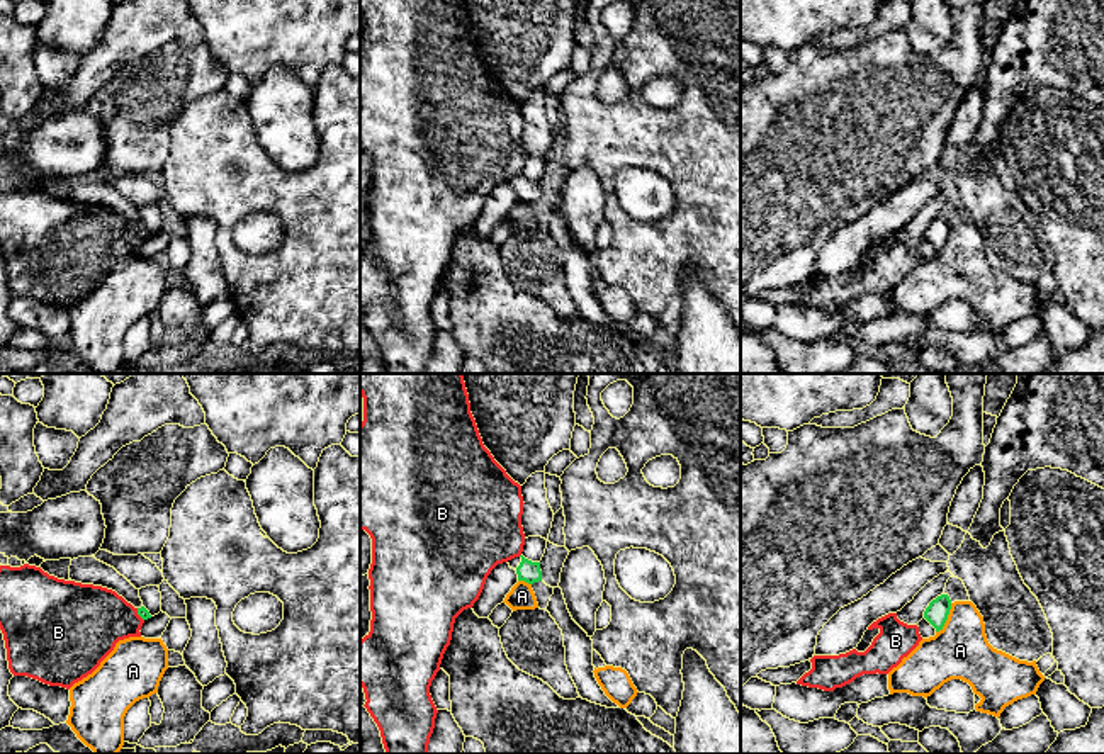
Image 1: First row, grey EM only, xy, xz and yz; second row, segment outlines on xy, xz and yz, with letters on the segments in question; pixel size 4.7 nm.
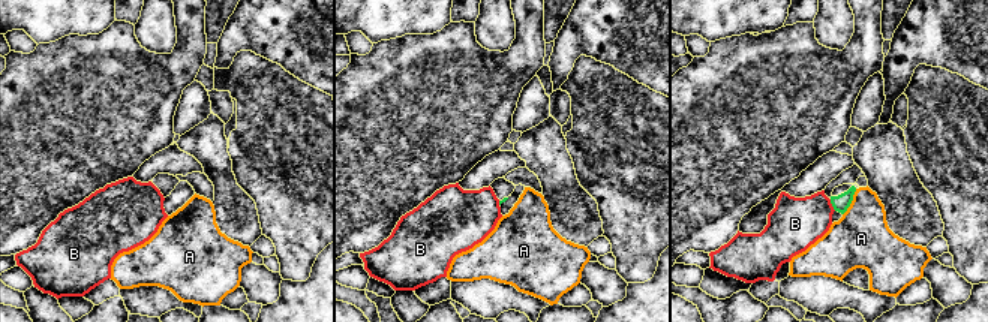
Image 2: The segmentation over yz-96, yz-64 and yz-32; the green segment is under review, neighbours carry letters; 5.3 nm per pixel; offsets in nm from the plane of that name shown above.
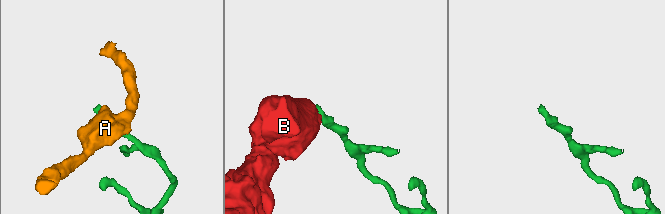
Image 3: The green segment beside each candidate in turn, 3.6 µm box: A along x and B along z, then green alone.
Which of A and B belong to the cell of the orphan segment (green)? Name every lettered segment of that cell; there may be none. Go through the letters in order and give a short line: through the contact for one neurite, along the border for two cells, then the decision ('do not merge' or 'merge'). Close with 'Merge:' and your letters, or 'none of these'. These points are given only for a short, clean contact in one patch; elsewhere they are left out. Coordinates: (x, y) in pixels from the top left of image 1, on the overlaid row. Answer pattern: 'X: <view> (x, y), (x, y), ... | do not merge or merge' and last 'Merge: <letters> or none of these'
A: do not merge
B: xy (136, 608), (143, 620) | do not merge
Merge: none of these

